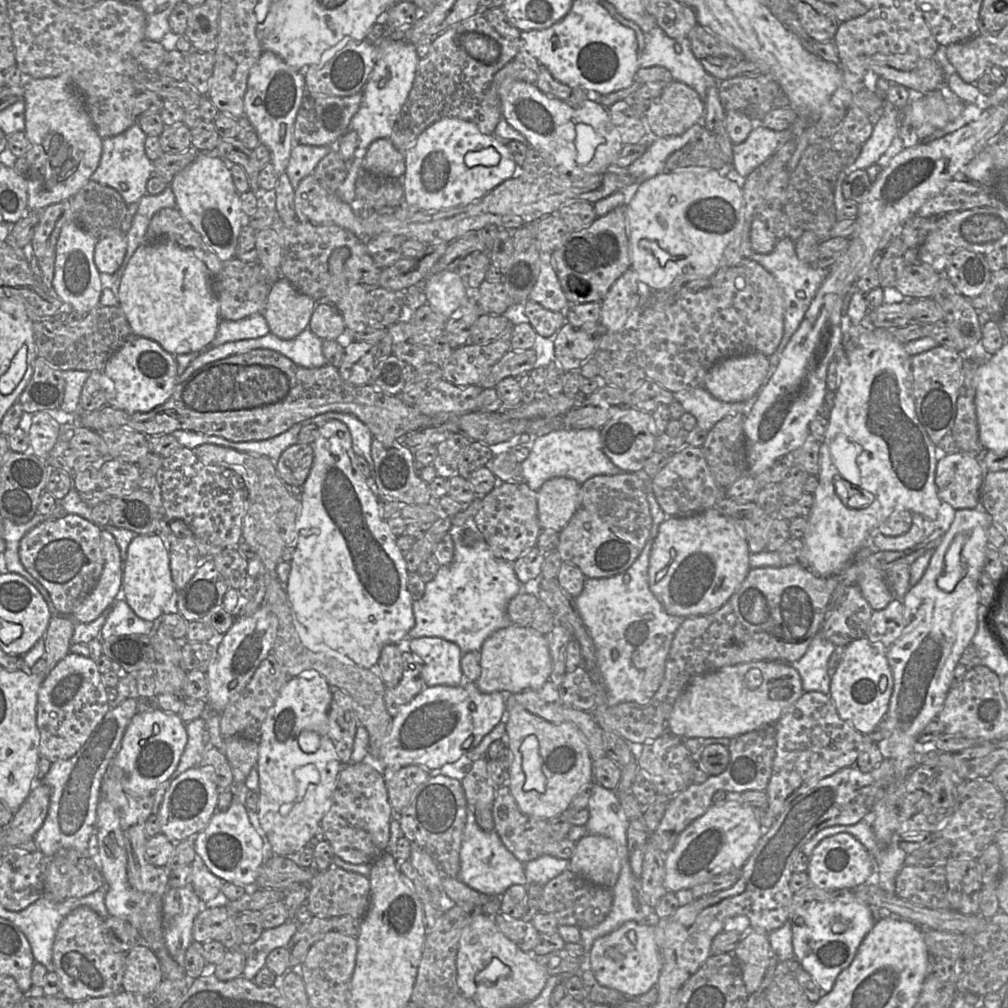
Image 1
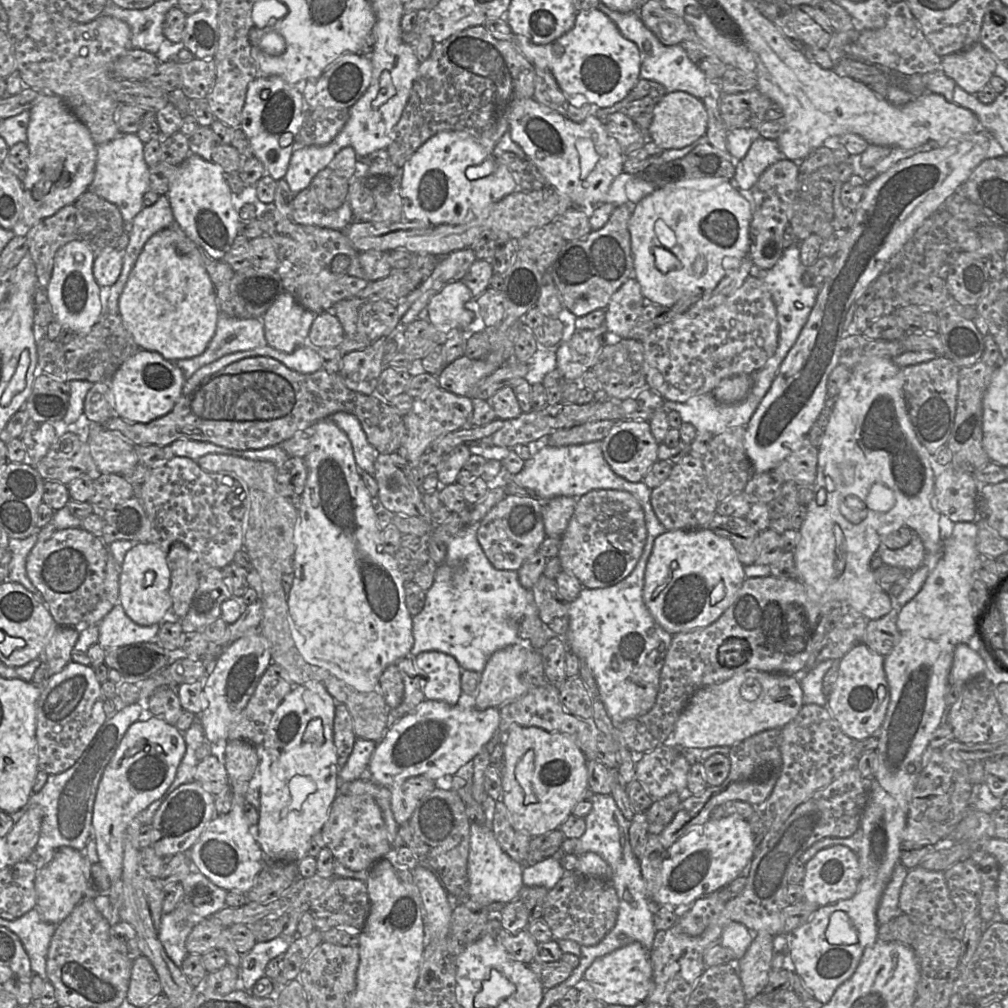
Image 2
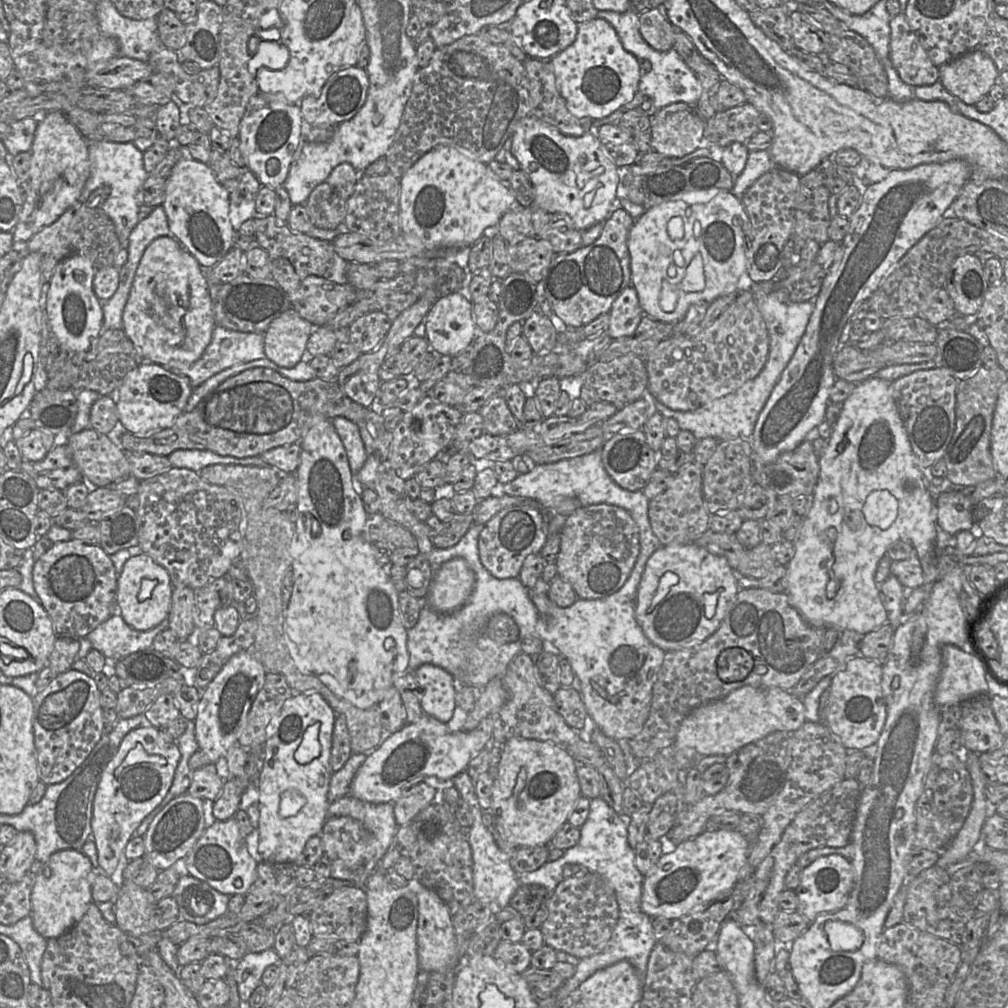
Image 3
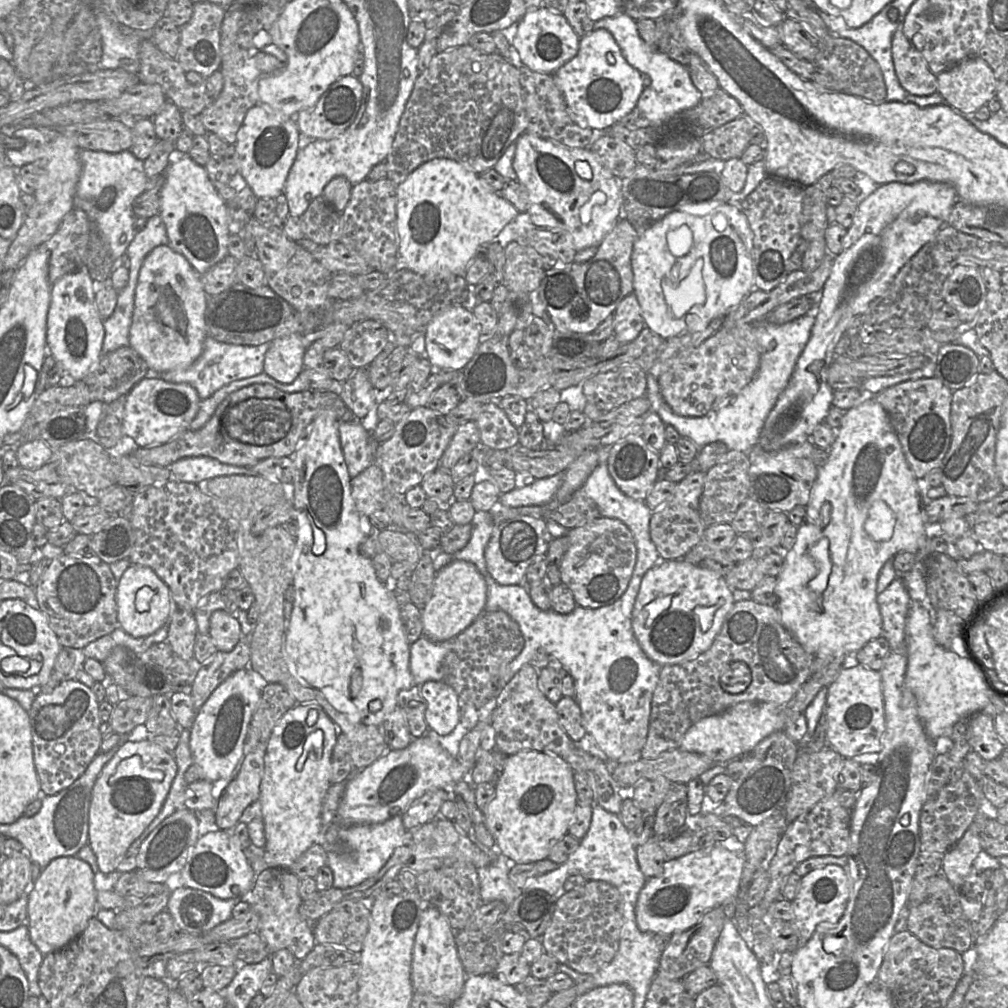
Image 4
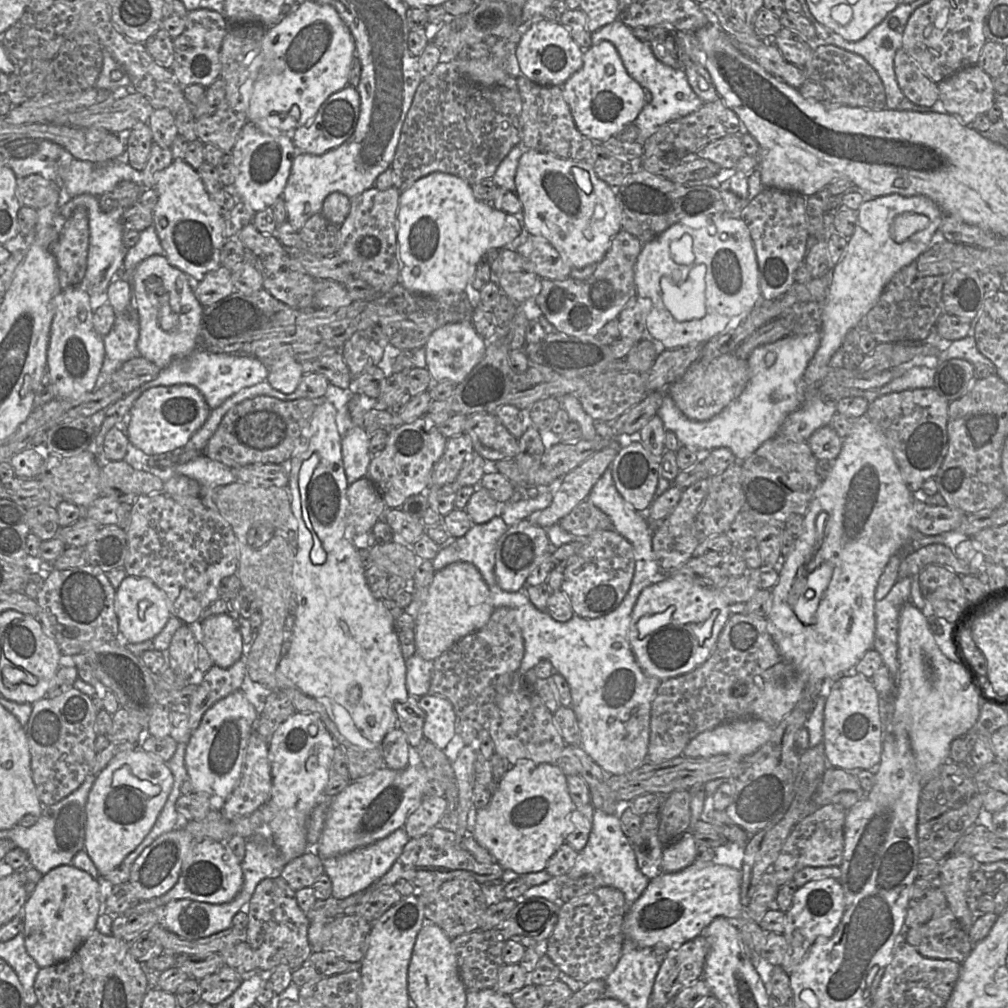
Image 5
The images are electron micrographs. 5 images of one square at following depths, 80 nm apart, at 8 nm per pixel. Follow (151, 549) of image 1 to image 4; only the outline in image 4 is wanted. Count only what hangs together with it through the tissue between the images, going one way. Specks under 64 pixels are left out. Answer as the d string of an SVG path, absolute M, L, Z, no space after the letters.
M131 564L120 578L116 590L119 626L132 637L149 636L168 621L171 600L169 587L151 568Z

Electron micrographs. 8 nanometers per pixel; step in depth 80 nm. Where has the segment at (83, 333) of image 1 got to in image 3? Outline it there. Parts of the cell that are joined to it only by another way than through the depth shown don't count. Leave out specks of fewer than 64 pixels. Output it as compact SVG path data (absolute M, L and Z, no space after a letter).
M123 329L103 331L89 350L84 352L73 352L65 348L54 334L46 341L46 344L48 345L48 361L45 371L46 386L49 386L49 389L59 388L73 391L88 389L97 392L100 396L111 395L117 391L125 376L144 362Z

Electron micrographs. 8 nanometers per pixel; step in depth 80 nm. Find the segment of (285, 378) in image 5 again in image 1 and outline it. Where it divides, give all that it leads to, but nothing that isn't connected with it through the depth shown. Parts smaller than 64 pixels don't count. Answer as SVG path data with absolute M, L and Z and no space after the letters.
M281 276L271 286L262 313L271 334L291 340L308 328L316 303Z

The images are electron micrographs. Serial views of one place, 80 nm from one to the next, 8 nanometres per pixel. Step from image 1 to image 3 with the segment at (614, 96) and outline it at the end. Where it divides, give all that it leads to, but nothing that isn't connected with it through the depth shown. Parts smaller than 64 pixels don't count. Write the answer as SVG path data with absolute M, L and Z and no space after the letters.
M638 91L629 103L621 106L609 116L592 119L590 132L597 136L600 126L618 124L630 132L640 156L653 150L651 145L652 119L656 112L652 99Z

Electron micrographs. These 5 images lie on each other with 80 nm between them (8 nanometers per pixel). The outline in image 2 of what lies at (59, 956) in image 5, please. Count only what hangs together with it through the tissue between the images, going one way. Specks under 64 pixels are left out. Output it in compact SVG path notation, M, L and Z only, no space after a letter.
M60 847L55 850L52 860L38 869L35 879L36 908L45 922L60 924L82 901L90 883L91 865L83 852L71 847Z

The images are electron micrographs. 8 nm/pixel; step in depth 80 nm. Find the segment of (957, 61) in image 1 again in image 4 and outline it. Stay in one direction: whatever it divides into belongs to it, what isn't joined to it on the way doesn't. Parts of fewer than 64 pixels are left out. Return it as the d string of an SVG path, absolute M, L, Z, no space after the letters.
M978 55L947 68L937 75L937 91L954 110L975 113L995 96L994 71Z

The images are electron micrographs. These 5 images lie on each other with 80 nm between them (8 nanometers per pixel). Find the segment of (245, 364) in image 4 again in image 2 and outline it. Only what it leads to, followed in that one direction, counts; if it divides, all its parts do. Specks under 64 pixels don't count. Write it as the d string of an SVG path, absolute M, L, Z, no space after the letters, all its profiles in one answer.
M220 314L215 334L199 356L173 361L185 379L190 378L198 369L221 357L235 352L252 350L265 346L262 318L232 318Z

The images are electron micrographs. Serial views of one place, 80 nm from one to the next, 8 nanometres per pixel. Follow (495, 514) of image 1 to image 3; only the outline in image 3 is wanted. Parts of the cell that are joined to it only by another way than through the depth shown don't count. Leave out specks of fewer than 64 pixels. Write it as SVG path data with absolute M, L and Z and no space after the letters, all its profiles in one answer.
M518 505L504 508L484 525L479 535L480 560L495 578L518 578L526 558L540 553L548 537L547 514L543 515L538 507Z

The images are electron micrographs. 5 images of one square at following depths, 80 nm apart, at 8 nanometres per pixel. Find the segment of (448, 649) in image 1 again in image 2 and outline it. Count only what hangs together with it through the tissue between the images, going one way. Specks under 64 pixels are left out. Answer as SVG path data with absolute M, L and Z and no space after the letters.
M426 651L413 657L416 673L425 679L423 694L426 700L457 704L461 695L461 668L454 657Z

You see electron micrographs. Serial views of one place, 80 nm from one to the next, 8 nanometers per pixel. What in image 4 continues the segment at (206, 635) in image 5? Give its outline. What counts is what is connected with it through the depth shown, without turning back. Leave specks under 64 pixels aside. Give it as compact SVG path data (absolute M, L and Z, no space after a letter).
M224 610L213 612L208 634L211 636L217 650L222 652L231 651L243 637L236 616Z

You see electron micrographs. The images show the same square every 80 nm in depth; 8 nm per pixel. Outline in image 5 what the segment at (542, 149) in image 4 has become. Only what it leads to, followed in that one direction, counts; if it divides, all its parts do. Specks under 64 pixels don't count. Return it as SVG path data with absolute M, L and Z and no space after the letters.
M528 149L520 157L515 183L527 232L547 239L570 265L570 274L574 270L596 267L603 260L613 239L621 230L620 208L616 191L596 175L586 160L572 161Z

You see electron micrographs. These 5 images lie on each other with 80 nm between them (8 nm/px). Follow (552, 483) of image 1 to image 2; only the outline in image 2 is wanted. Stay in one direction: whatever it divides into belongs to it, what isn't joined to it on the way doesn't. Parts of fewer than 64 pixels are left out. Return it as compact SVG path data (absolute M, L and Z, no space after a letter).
M558 496L542 502L542 518L547 536L563 535L574 513L577 499Z

